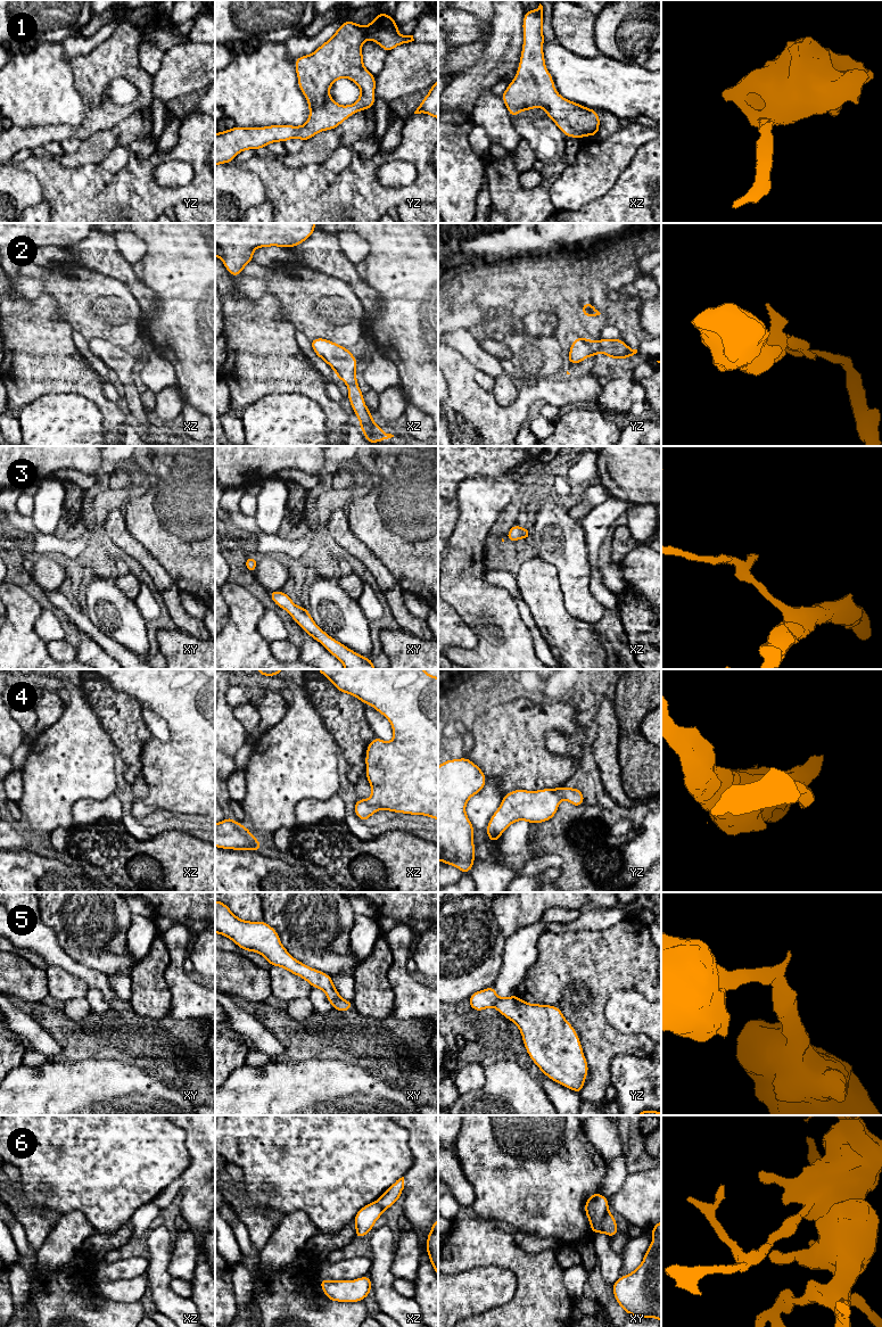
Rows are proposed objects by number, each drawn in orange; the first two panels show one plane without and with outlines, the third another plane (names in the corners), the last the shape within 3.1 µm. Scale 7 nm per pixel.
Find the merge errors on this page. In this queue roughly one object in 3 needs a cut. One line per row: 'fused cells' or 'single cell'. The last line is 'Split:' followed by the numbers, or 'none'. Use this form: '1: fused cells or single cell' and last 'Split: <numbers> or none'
1: single cell
2: single cell
3: single cell
4: single cell
5: fused cells
6: fused cells
Split: 5, 6

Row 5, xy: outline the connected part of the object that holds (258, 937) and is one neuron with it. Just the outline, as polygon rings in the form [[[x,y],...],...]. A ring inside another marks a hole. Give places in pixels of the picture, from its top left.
[[[215,900],[215,933],[231,939],[244,950],[261,954],[271,966],[280,966],[303,978],[312,988],[323,990],[331,1005],[343,998],[330,975],[294,958],[282,946],[275,929],[264,921],[242,921],[224,902]]]

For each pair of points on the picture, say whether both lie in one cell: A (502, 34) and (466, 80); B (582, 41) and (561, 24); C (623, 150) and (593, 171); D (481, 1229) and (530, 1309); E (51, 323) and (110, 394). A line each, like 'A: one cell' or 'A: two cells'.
A: one cell
B: one cell
C: one cell
D: one cell
E: two cells

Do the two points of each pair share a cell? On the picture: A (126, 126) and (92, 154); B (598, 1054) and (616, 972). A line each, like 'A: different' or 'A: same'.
A: same
B: same

